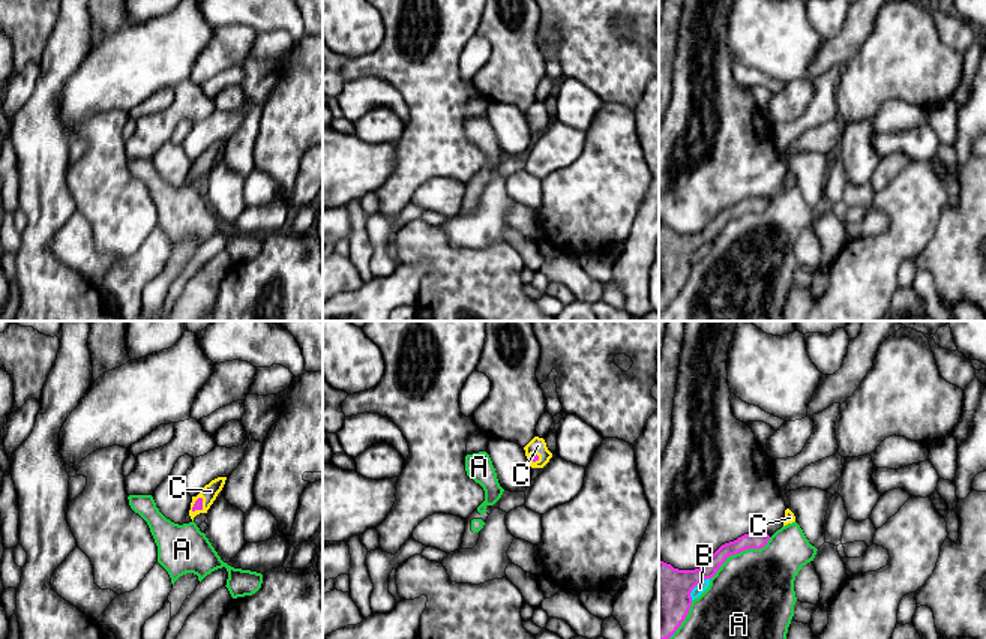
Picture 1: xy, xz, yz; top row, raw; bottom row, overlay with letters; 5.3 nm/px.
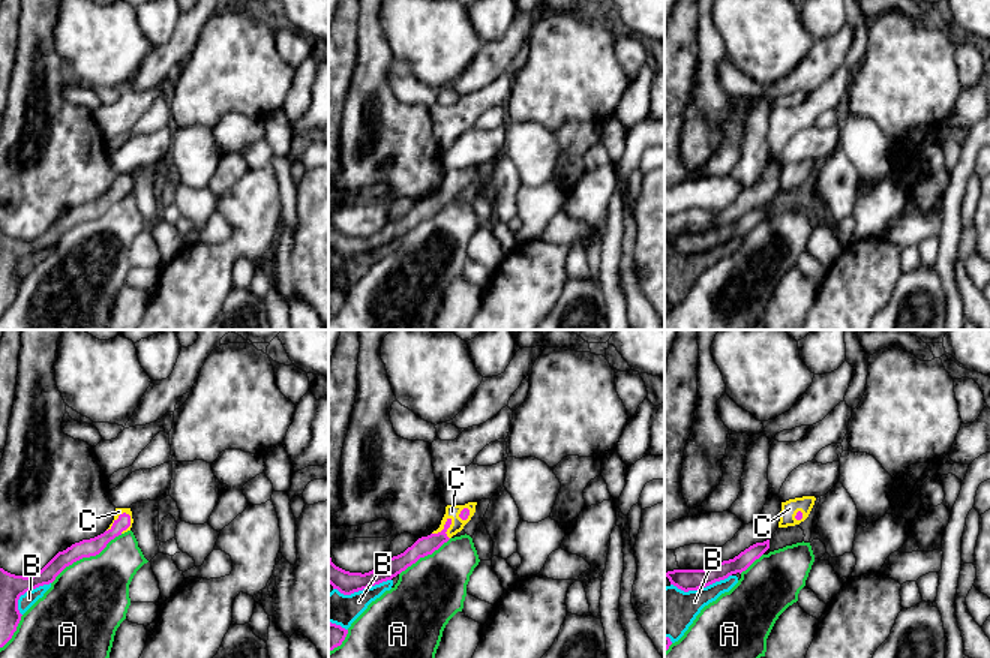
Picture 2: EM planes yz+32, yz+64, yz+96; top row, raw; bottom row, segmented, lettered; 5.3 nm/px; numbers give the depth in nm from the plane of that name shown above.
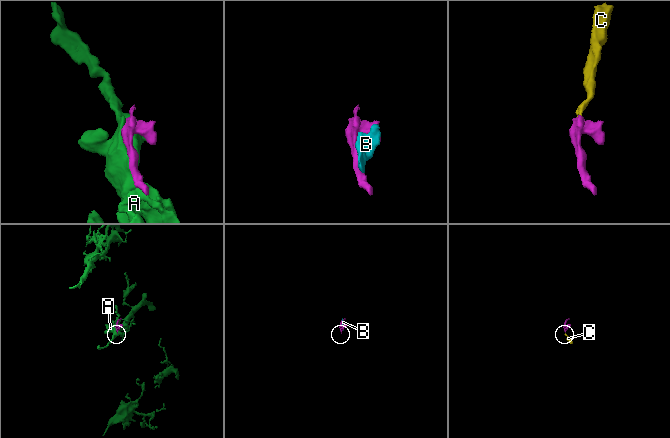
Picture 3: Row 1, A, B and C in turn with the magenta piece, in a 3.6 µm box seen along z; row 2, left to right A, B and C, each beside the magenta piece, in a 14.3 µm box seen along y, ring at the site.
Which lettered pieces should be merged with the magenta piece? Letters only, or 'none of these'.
C

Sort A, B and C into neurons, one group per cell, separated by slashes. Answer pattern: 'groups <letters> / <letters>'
groups A / B / C

